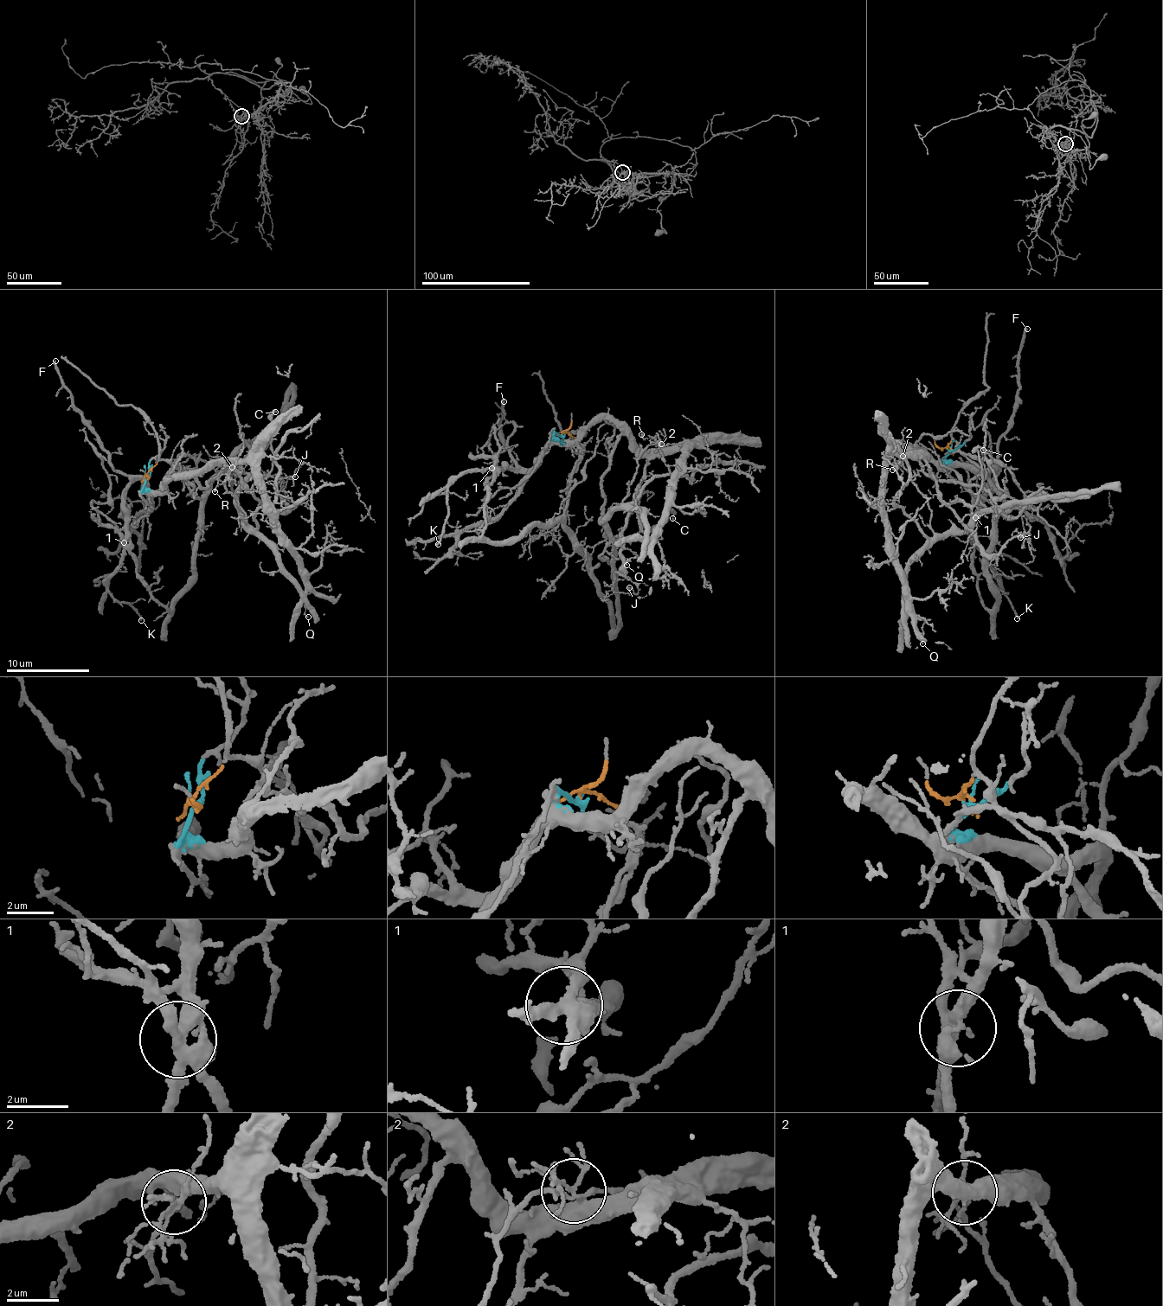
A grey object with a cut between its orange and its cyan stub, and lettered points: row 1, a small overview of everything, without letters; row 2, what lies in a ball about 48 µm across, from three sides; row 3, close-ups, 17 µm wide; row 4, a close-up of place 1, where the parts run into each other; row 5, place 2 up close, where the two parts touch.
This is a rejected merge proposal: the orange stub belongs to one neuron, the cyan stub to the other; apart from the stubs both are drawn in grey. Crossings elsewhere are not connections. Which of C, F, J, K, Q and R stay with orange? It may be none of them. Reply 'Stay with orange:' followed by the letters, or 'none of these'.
Stay with orange: none of these

